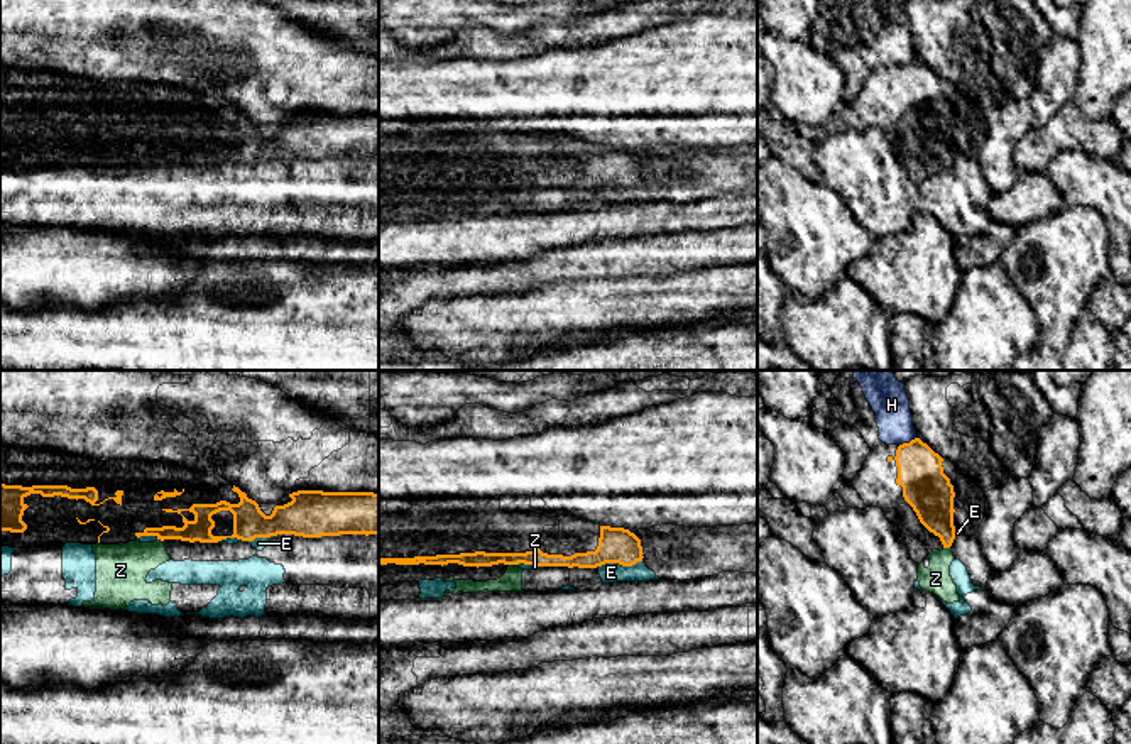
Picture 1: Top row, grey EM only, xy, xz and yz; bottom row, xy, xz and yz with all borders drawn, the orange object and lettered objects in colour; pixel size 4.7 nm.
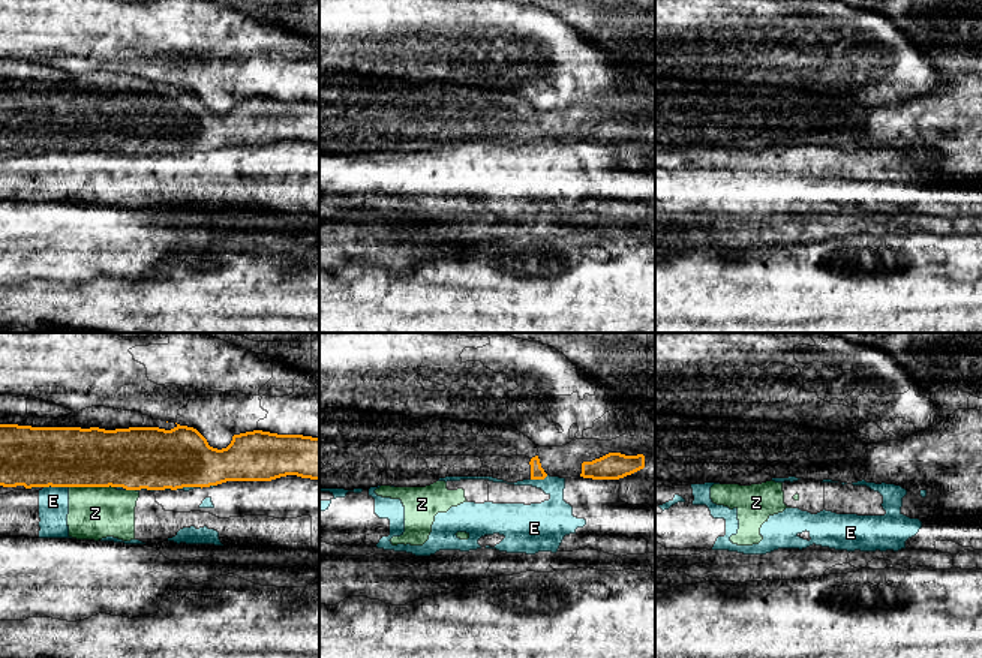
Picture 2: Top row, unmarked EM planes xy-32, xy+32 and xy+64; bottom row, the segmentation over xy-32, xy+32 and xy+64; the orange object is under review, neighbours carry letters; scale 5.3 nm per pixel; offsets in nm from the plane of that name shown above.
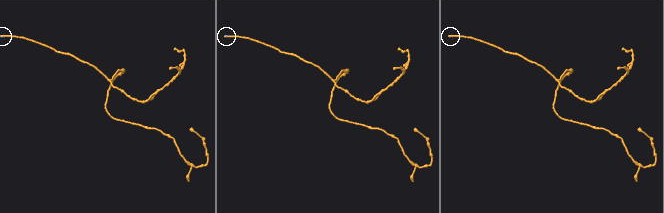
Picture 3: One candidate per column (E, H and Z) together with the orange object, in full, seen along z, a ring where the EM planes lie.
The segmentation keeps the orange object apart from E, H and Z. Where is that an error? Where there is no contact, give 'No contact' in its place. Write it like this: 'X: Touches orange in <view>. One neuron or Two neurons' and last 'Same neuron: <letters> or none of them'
E: Touches orange in xy. Two neurons
H: Touches orange in yz. Two neurons
Z: Touches orange in yz. Two neurons
Same neuron: none of them

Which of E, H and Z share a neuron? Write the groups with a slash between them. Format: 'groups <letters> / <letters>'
groups E Z / H

